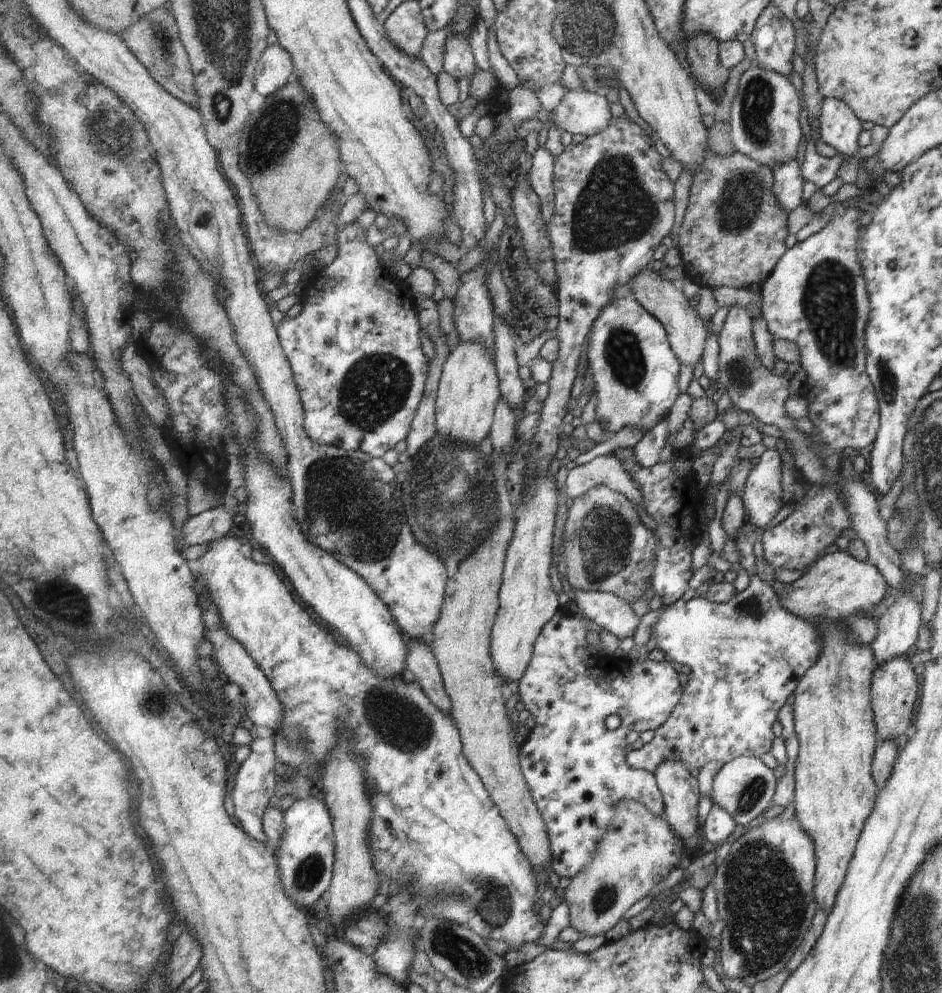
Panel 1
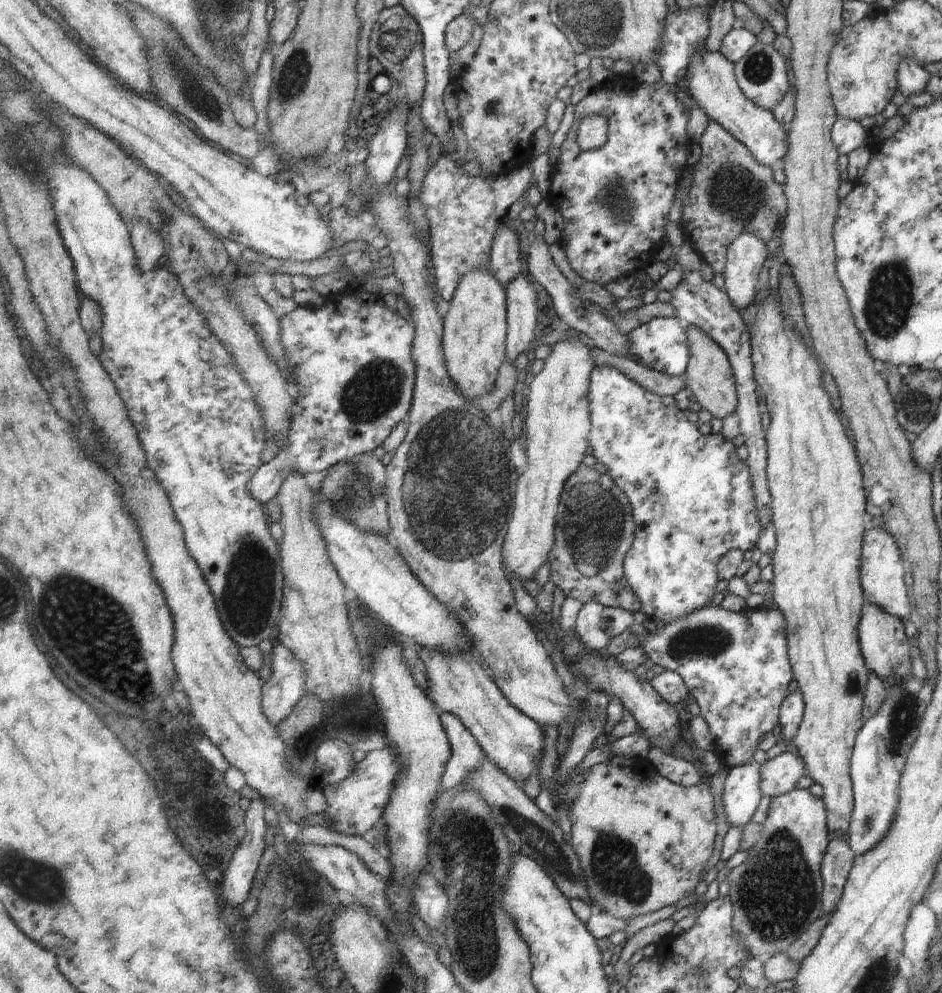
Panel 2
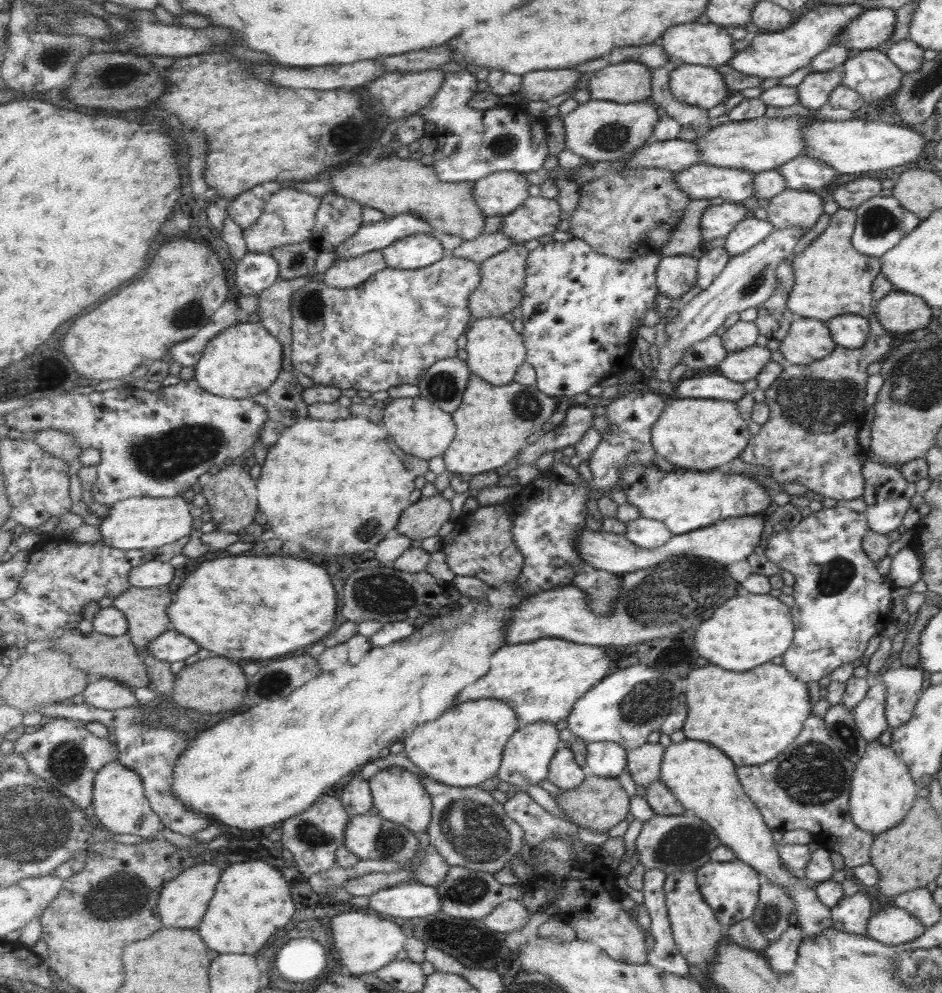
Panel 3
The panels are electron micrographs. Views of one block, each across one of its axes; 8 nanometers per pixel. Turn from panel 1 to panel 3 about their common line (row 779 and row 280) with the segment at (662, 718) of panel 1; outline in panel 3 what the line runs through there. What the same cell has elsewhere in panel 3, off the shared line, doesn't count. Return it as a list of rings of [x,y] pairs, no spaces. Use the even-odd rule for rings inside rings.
[[[572,238],[568,242],[552,241],[548,244],[541,244],[537,249],[531,252],[527,269],[527,296],[522,303],[524,310],[522,317],[524,324],[523,338],[528,347],[529,355],[527,362],[533,364],[538,371],[538,385],[540,390],[547,392],[550,396],[567,396],[574,398],[574,396],[578,396],[578,394],[587,393],[592,386],[600,385],[602,380],[606,380],[606,378],[621,376],[632,366],[632,354],[634,354],[634,349],[639,347],[636,340],[634,340],[634,336],[632,336],[632,334],[634,334],[634,326],[636,326],[636,320],[638,320],[640,316],[644,316],[648,311],[656,308],[656,299],[659,298],[659,294],[661,293],[658,273],[662,260],[663,256],[654,252],[648,253],[642,259],[627,263],[615,257],[607,256],[604,253],[596,252],[590,243],[576,238]],[[542,304],[546,304],[547,306],[544,311],[538,309]]]

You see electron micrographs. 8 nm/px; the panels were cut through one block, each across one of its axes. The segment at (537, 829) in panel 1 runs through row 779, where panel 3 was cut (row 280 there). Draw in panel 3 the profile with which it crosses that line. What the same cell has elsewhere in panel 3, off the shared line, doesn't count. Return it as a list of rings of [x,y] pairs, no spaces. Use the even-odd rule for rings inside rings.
[[[514,243],[504,252],[492,256],[480,264],[483,272],[483,282],[471,298],[471,308],[474,318],[502,317],[514,308],[522,306],[527,296],[527,269],[531,251],[523,244]]]

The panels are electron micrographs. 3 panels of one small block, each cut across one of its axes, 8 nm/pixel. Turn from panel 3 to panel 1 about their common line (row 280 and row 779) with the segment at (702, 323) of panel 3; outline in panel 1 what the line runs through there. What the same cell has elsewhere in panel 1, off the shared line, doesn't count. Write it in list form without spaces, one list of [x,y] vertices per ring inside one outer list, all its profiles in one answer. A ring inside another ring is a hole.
[[[740,757],[722,766],[710,789],[712,792],[710,800],[722,810],[730,812],[736,824],[746,826],[768,810],[776,792],[776,785],[777,779],[774,772],[760,758]]]

